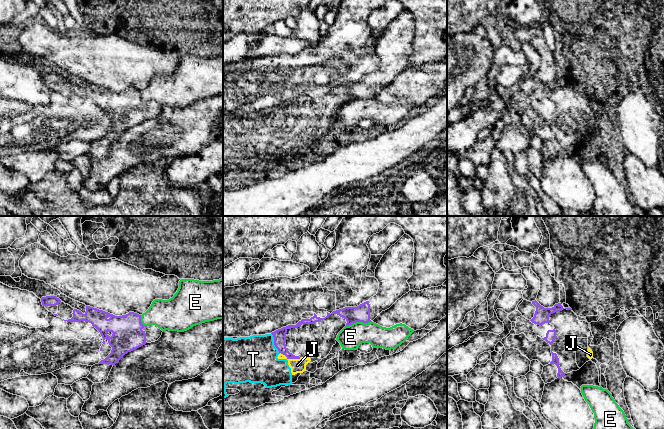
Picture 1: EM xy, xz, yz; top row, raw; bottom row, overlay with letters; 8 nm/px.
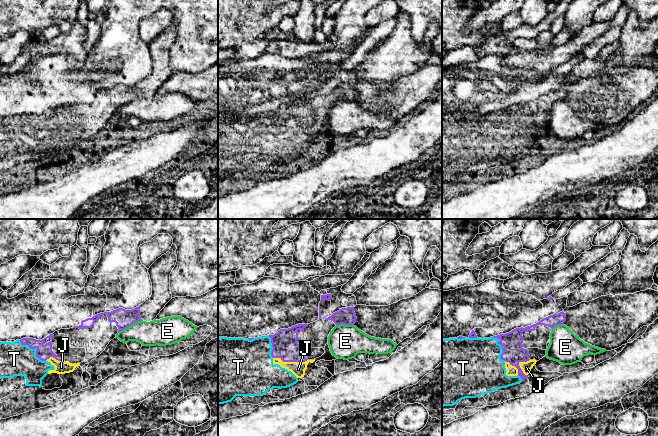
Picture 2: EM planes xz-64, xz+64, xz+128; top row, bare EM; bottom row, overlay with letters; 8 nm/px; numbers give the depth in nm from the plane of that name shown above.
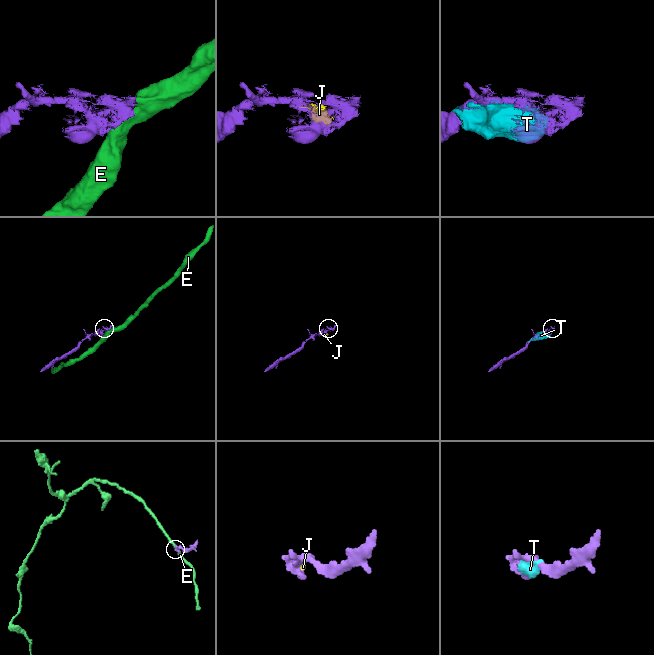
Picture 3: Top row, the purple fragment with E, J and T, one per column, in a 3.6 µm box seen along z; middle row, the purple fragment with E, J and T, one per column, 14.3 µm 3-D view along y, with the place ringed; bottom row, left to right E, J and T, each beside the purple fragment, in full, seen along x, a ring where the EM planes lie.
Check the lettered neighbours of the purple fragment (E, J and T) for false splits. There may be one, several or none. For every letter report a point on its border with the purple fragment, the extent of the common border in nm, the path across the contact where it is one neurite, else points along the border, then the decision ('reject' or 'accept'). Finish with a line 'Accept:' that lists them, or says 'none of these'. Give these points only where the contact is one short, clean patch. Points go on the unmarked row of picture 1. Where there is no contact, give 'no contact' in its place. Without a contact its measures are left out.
E: meets purple in xz at (358, 97); contact 220 nm long; reject
J: meets purple in xz at (290, 134); contact 180 nm long; accept
T: meets purple in xz at (274, 119); contact 180 nm long; accept
Accept: J, T

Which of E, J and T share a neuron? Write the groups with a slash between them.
E / J T

